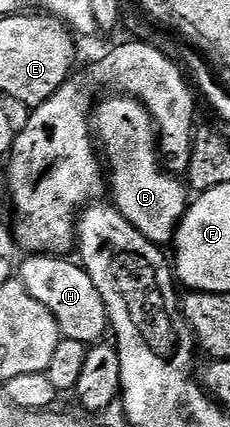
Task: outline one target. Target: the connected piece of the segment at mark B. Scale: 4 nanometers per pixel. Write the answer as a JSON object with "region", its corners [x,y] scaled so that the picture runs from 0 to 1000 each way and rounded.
{"region":[[[565,227],[517,230],[535,232],[465,232],[435,251],[426,244],[404,260],[404,307],[422,319],[426,333],[439,337],[439,354],[457,372],[457,361],[465,361],[474,447],[500,454],[500,466],[491,464],[496,482],[517,487],[530,504],[635,560],[696,574],[739,571],[761,557],[761,536],[796,513],[796,504],[822,482],[822,464],[813,466],[817,440],[791,426],[778,431],[761,422],[774,417],[757,407],[730,405],[722,398],[709,398],[713,403],[691,400],[691,382],[700,391],[700,363],[683,351],[683,300],[674,281],[661,279],[639,253],[600,232]]]}

